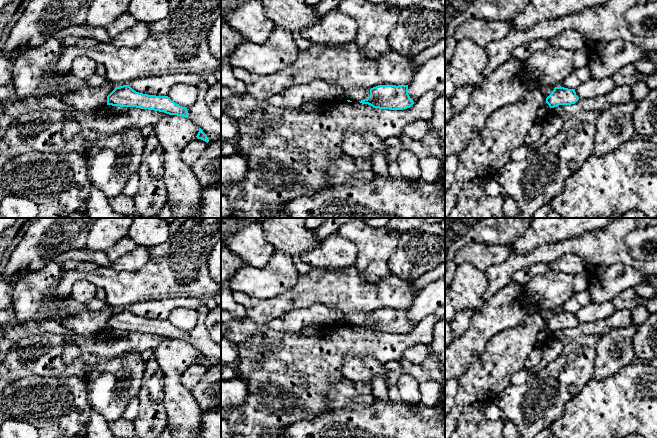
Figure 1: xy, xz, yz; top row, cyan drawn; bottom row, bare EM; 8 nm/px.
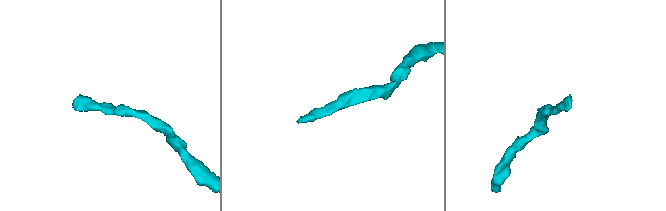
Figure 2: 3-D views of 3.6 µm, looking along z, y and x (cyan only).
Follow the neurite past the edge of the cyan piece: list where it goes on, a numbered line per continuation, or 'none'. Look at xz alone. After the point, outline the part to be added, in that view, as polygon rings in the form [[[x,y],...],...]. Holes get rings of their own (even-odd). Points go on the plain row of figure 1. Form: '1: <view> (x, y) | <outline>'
none

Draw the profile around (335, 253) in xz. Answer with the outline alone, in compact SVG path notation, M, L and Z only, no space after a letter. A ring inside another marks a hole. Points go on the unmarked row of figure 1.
M337 232L301 257L311 268L339 271L355 264L358 248Z

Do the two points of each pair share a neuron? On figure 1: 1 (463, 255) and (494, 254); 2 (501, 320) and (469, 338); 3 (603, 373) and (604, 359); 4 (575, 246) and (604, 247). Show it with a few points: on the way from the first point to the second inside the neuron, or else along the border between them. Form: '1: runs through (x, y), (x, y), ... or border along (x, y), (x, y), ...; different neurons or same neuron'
1: runs through (471, 254), (486, 254); same neuron
2: runs through (493, 323), (483, 333), (477, 335); same neuron
3: runs through (603, 370), (602, 365), (604, 362); same neuron
4: runs through (582, 246), (597, 247); same neuron

